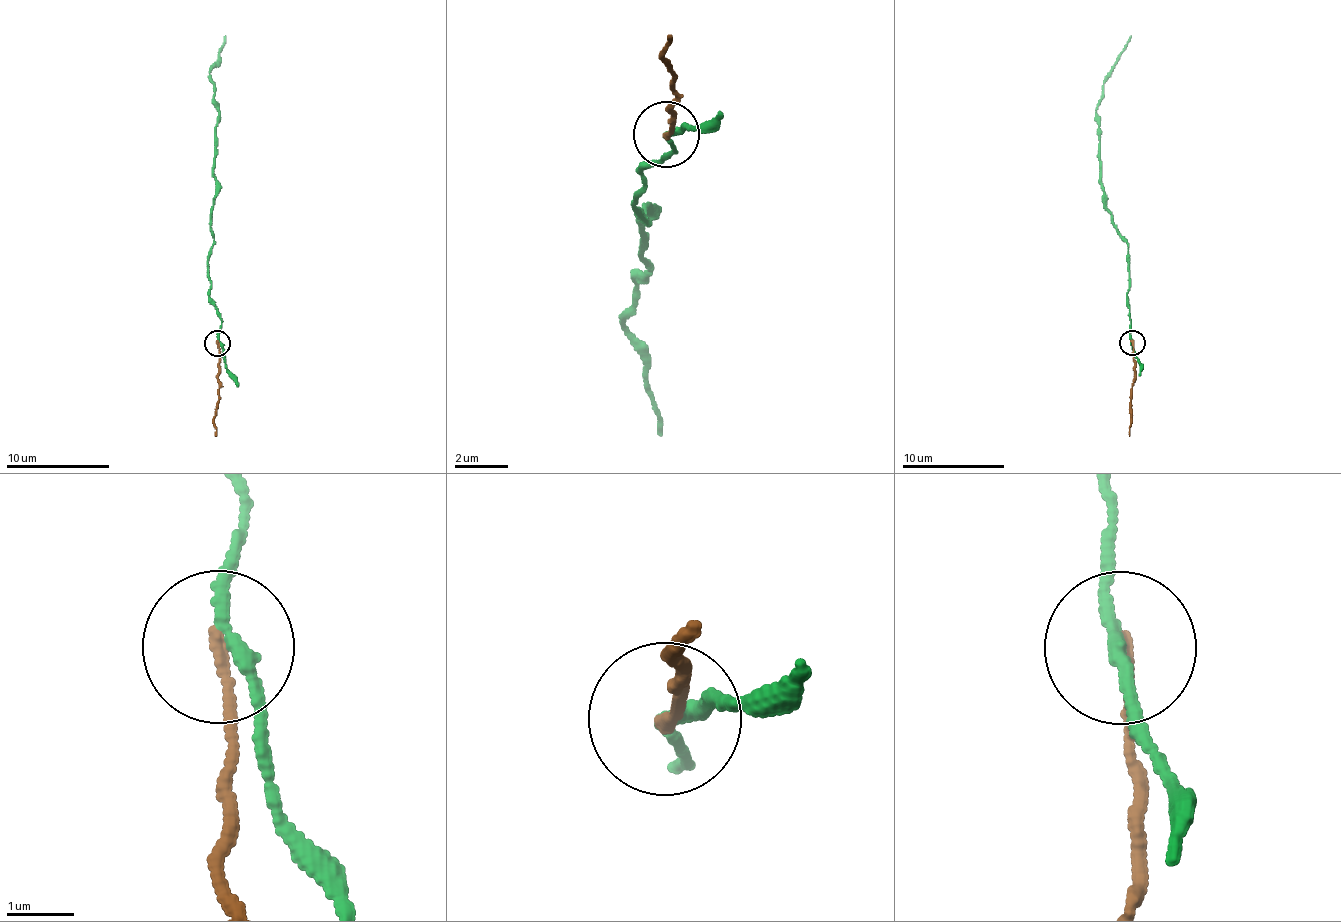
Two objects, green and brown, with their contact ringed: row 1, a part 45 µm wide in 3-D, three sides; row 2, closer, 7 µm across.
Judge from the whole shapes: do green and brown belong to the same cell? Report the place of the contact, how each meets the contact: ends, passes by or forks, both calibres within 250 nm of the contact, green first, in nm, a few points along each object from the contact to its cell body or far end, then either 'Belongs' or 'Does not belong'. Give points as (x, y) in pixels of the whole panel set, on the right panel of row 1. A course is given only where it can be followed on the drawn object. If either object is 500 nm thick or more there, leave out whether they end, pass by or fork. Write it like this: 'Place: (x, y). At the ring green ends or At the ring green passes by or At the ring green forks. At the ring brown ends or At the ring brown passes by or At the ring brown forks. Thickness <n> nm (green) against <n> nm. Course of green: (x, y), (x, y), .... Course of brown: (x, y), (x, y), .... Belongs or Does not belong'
Place: (1132, 342). At the ring green passes by. At the ring brown ends. Thickness 170 nm (green) against 160 nm. Course of green: (1132, 341), (1127, 299), (1130, 284), (1127, 240), (1119, 234), (1104, 197), (1096, 114), (1101, 86), (1130, 35). Course of brown: (1132, 342), (1135, 372), (1130, 435). Does not belong

